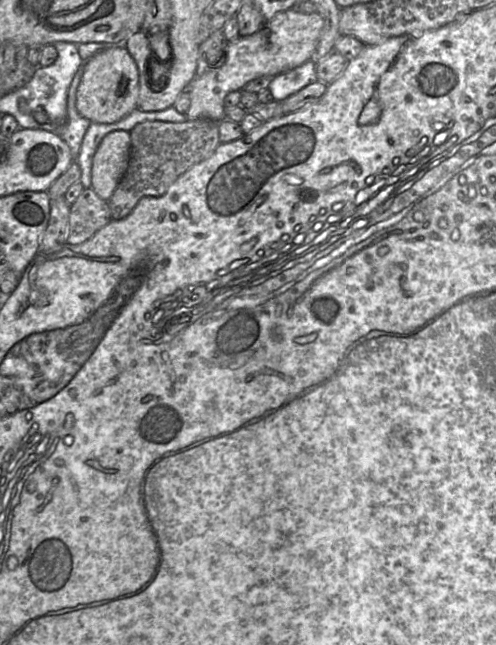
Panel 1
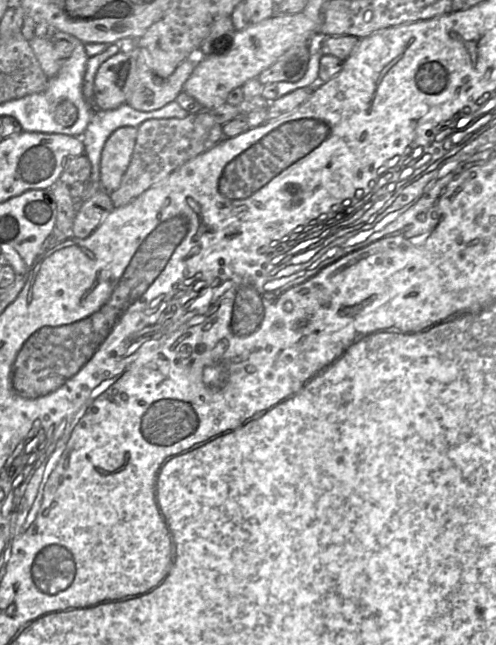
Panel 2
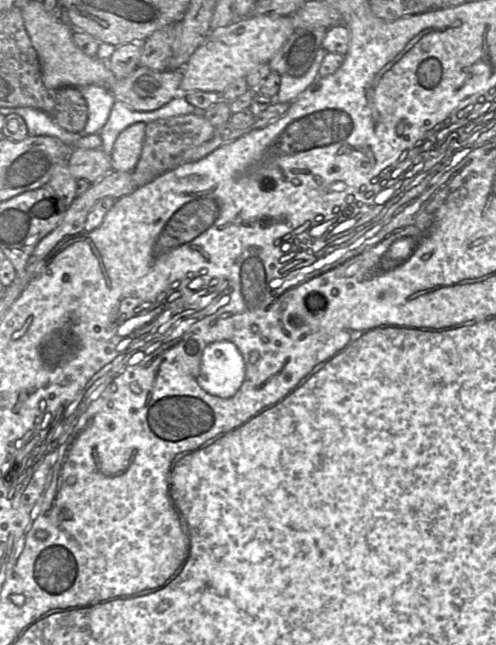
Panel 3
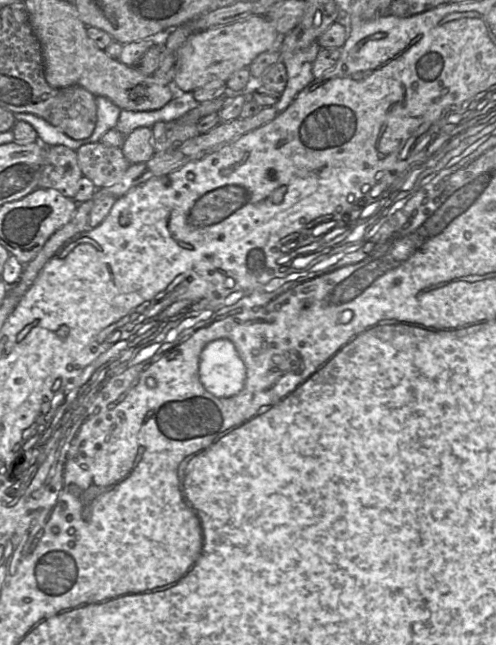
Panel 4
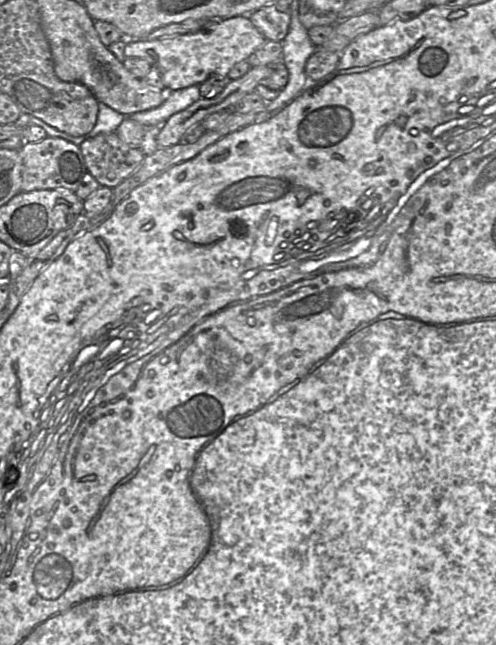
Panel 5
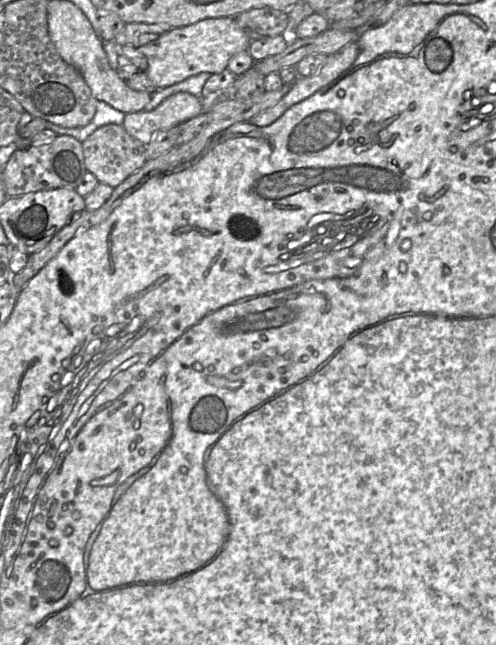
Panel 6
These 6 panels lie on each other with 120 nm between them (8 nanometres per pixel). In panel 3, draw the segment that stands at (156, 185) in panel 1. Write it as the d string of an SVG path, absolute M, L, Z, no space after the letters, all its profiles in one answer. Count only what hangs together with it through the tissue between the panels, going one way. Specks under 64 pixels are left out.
M201 112L158 119L147 123L143 148L133 172L154 174L155 177L158 177L175 169L174 160L185 151L209 141L213 137L215 129Z

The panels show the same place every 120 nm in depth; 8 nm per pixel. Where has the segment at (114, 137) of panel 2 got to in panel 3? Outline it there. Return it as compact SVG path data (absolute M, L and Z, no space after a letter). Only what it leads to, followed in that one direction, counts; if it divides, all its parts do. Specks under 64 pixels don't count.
M137 122L117 137L111 152L112 171L133 171L143 148L146 124Z

